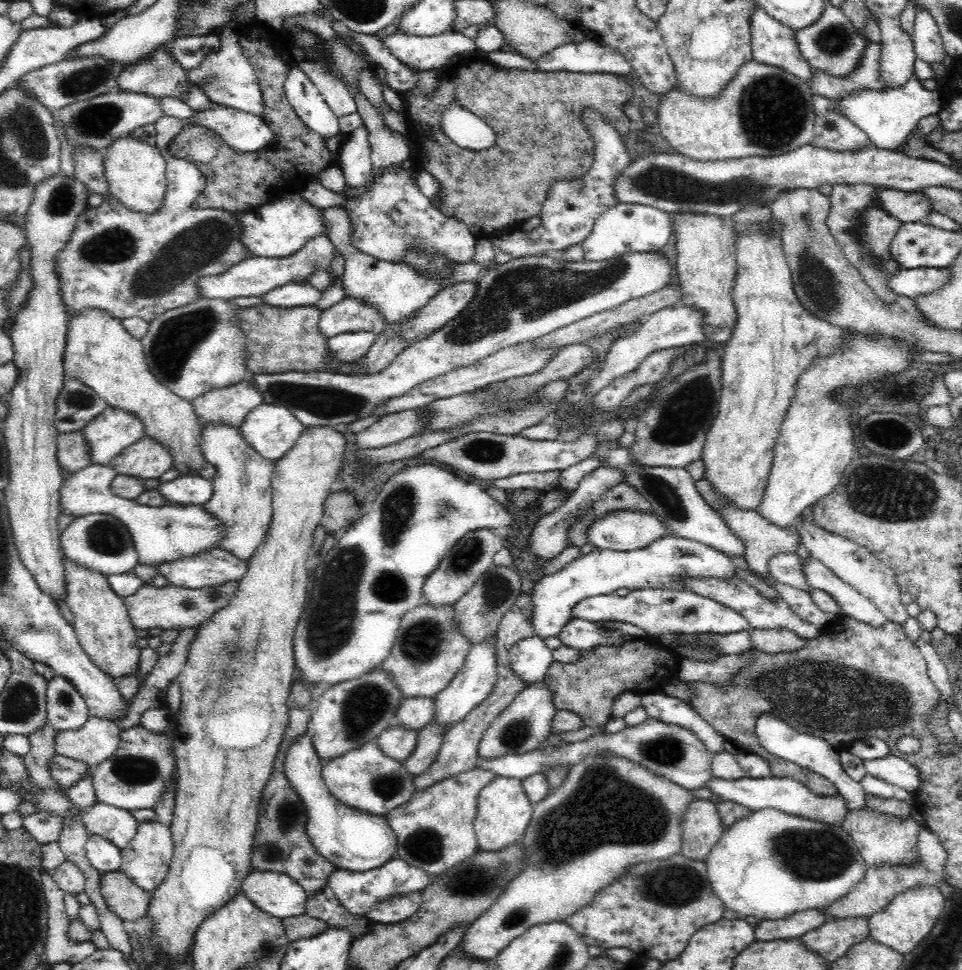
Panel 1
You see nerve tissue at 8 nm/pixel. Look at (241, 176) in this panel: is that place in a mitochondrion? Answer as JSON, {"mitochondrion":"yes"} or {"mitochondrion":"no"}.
{"mitochondrion":"no"}

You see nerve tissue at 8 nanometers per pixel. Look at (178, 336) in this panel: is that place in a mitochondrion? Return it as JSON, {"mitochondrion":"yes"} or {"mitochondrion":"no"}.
{"mitochondrion":"yes"}

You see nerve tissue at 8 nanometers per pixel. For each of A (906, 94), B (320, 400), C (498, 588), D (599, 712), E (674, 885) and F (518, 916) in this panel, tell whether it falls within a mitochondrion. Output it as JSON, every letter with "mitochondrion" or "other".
{"A":"other","B":"mitochondrion","C":"mitochondrion","D":"other","E":"mitochondrion","F":"mitochondrion"}

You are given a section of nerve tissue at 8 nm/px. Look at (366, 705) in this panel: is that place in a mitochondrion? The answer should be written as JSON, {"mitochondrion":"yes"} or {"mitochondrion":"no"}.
{"mitochondrion":"yes"}

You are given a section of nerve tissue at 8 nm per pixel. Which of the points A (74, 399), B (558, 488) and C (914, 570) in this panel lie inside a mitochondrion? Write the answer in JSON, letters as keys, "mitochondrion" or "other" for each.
{"A":"mitochondrion","B":"other","C":"other"}

